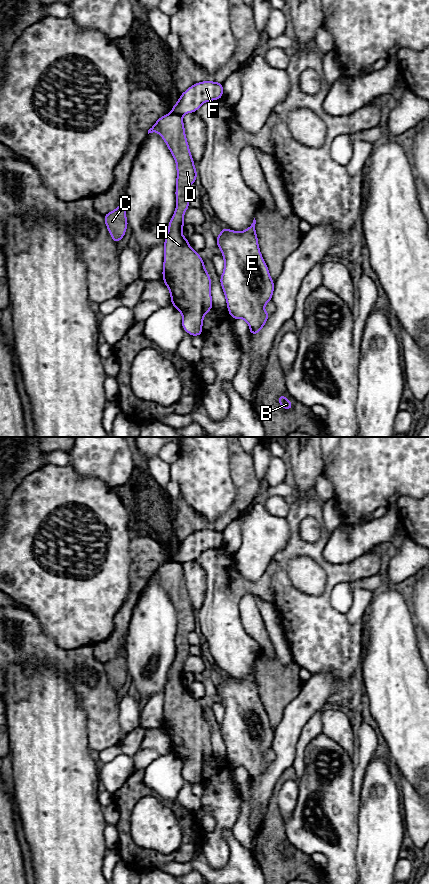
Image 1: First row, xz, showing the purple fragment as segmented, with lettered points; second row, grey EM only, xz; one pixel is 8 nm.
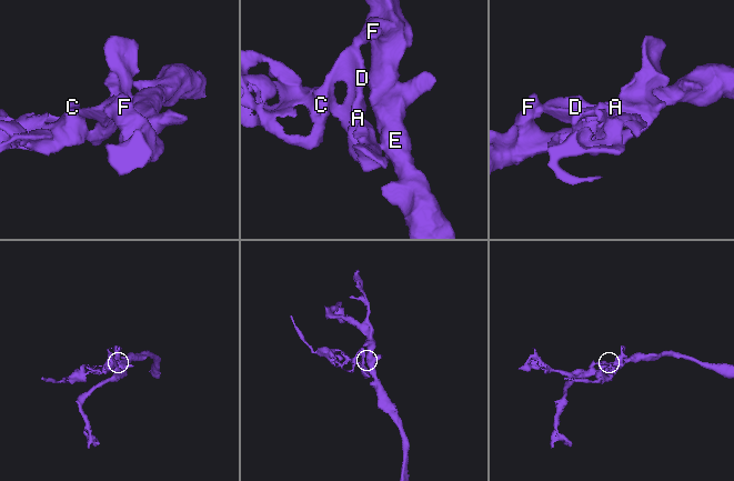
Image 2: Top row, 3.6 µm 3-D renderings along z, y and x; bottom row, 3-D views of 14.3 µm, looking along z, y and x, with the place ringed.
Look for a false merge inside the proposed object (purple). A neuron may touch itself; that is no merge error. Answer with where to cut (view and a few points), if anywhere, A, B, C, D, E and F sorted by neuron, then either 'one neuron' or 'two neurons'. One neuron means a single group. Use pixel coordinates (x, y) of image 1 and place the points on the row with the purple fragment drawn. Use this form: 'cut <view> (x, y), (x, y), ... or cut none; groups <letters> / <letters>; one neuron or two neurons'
cut xz (172, 112), (181, 116); groups A C D / B E F; two neurons

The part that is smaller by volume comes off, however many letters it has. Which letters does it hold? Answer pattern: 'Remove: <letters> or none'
Remove: A, C, D

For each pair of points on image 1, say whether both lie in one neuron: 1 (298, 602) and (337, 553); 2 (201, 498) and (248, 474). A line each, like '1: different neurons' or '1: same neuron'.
1: different neurons
2: different neurons

